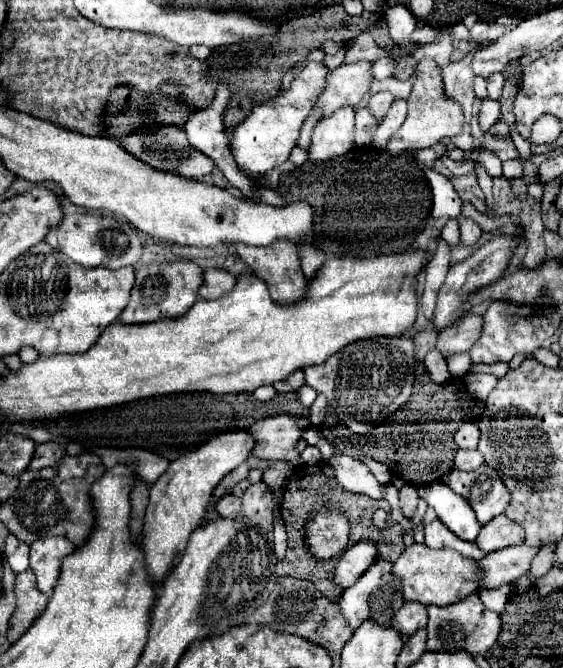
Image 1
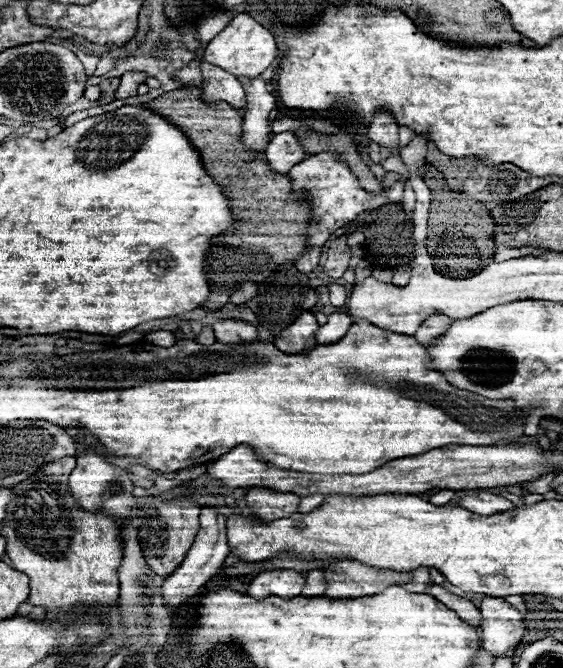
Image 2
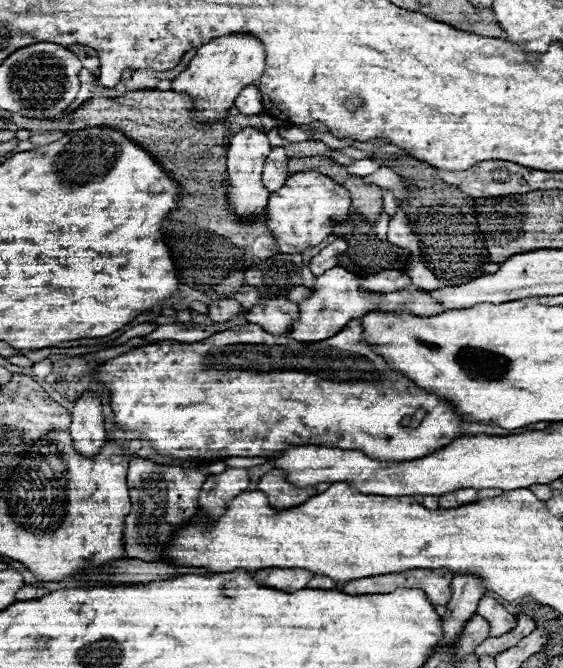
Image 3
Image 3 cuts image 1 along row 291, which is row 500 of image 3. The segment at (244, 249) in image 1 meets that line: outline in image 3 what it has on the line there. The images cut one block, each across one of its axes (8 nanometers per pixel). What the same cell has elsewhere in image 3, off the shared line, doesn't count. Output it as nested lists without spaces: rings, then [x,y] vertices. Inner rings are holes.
[[[270,470],[262,476],[258,482],[258,490],[264,492],[270,500],[270,506],[276,510],[288,510],[292,506],[300,506],[308,498],[312,498],[316,492],[314,488],[296,488],[292,486],[280,470]]]

